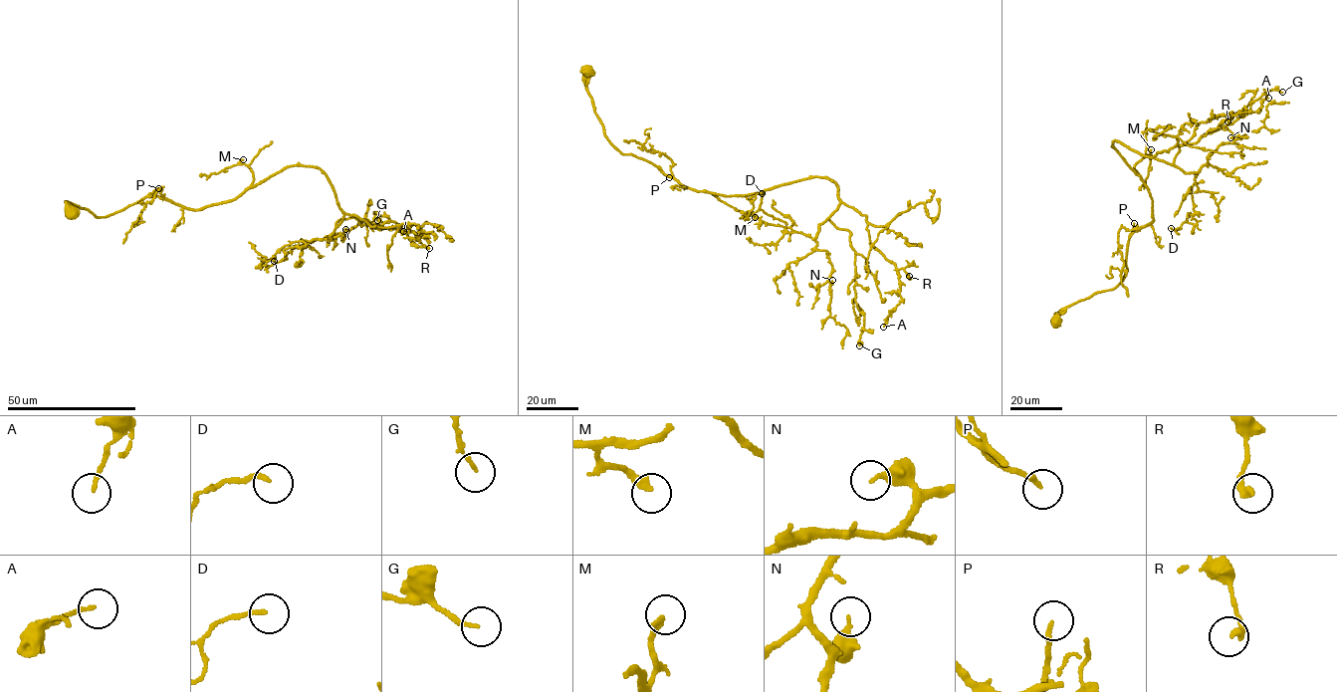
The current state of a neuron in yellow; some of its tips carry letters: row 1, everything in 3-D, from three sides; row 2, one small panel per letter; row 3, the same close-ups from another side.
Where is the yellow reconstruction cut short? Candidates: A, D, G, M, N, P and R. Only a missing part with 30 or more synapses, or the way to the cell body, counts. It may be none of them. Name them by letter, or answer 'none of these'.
none of these

